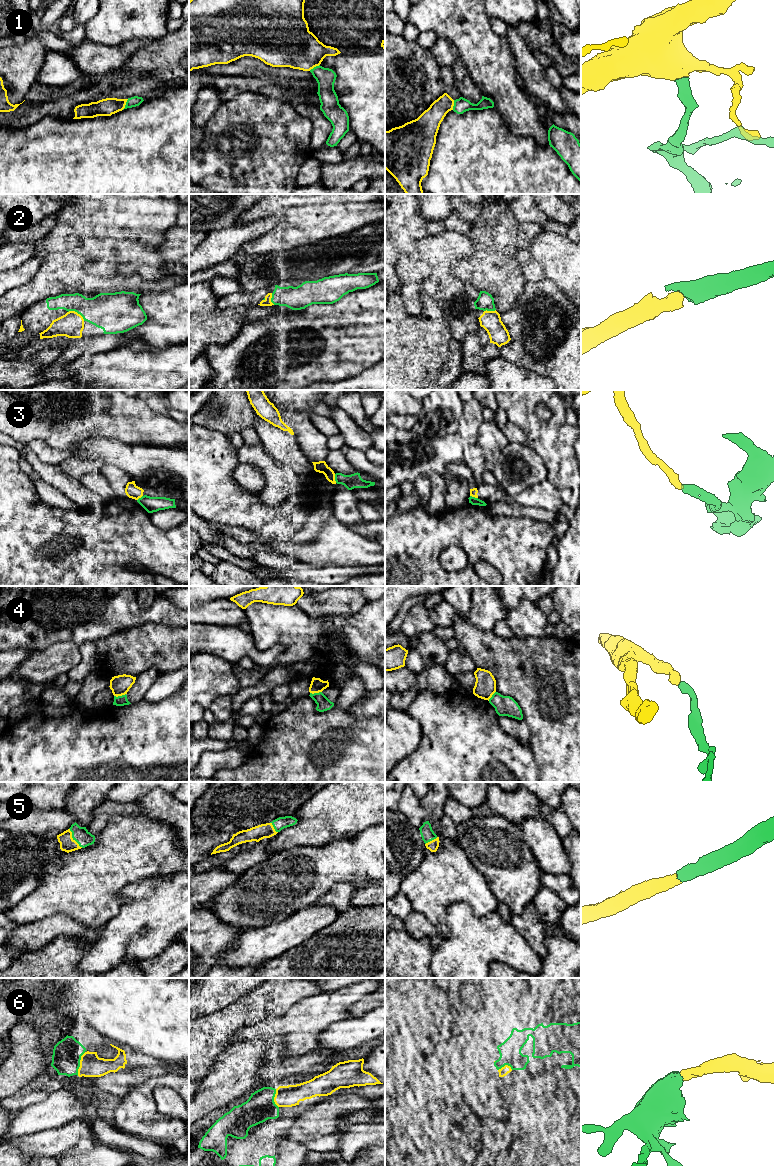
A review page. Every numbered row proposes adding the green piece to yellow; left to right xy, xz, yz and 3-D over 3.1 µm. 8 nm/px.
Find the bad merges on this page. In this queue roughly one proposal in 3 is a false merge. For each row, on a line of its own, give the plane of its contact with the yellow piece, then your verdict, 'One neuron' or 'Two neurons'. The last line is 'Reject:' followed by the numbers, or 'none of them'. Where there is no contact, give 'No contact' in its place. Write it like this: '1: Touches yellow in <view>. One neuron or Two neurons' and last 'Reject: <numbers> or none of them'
1: Touches yellow in xy. One neuron
2: Touches yellow in xy. One neuron
3: Touches yellow in xz. Two neurons
4: Touches yellow in xy. Two neurons
5: Touches yellow in xy. One neuron
6: Touches yellow in xy. One neuron
Reject: 3, 4

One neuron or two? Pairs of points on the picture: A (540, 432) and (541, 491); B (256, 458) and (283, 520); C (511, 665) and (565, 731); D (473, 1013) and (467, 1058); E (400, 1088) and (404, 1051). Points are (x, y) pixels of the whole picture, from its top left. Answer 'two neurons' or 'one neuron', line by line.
A: two neurons
B: two neurons
C: one neuron
D: one neuron
E: two neurons

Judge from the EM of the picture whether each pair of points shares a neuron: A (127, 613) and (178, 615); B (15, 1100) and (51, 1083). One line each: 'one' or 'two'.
A: one
B: one

